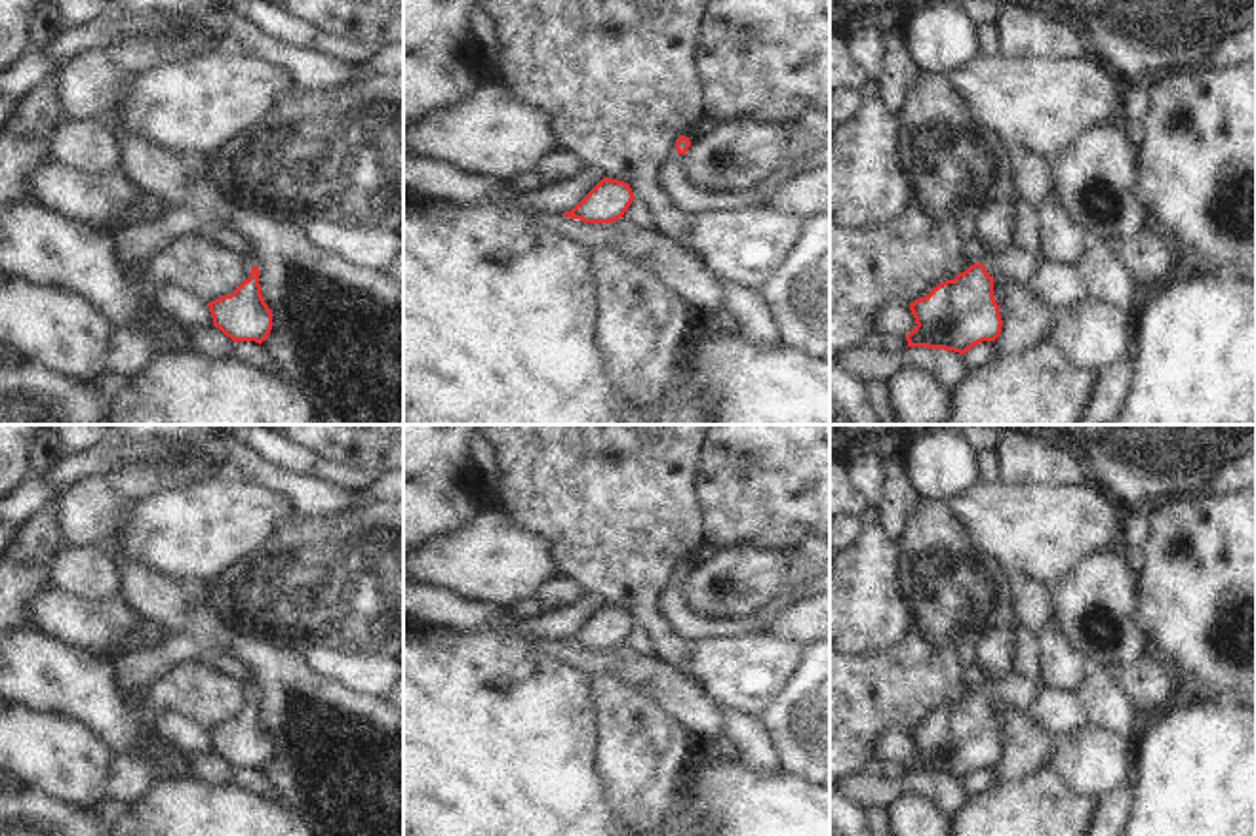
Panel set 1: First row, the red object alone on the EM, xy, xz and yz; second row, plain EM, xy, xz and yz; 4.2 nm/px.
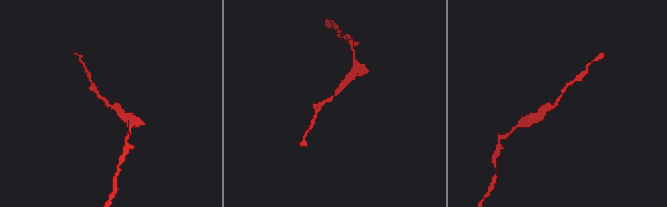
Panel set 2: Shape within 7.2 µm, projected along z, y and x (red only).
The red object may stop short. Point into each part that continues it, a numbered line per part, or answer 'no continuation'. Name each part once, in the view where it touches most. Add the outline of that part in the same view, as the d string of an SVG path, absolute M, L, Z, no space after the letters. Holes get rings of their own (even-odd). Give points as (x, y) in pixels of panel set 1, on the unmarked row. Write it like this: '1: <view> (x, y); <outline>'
1: yz (1015, 690); M1011 672L1003 680L984 680L976 689L986 693L990 703L1005 703L1016 710L1028 712L1041 697L1045 684L1041 678L1030 678Z

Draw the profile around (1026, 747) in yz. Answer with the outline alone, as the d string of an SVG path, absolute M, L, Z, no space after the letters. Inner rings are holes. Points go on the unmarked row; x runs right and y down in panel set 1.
M995 703L993 724L1003 746L1001 760L993 767L999 783L1050 767L1056 737L1033 722L1028 712Z

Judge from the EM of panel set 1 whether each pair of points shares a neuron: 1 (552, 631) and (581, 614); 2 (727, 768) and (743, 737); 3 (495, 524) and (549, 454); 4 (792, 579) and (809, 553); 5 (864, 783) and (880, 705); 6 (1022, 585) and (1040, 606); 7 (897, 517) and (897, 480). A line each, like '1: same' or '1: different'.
1: same
2: different
3: different
4: same
5: different
6: same
7: same

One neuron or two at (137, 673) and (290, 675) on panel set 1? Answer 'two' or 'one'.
one

